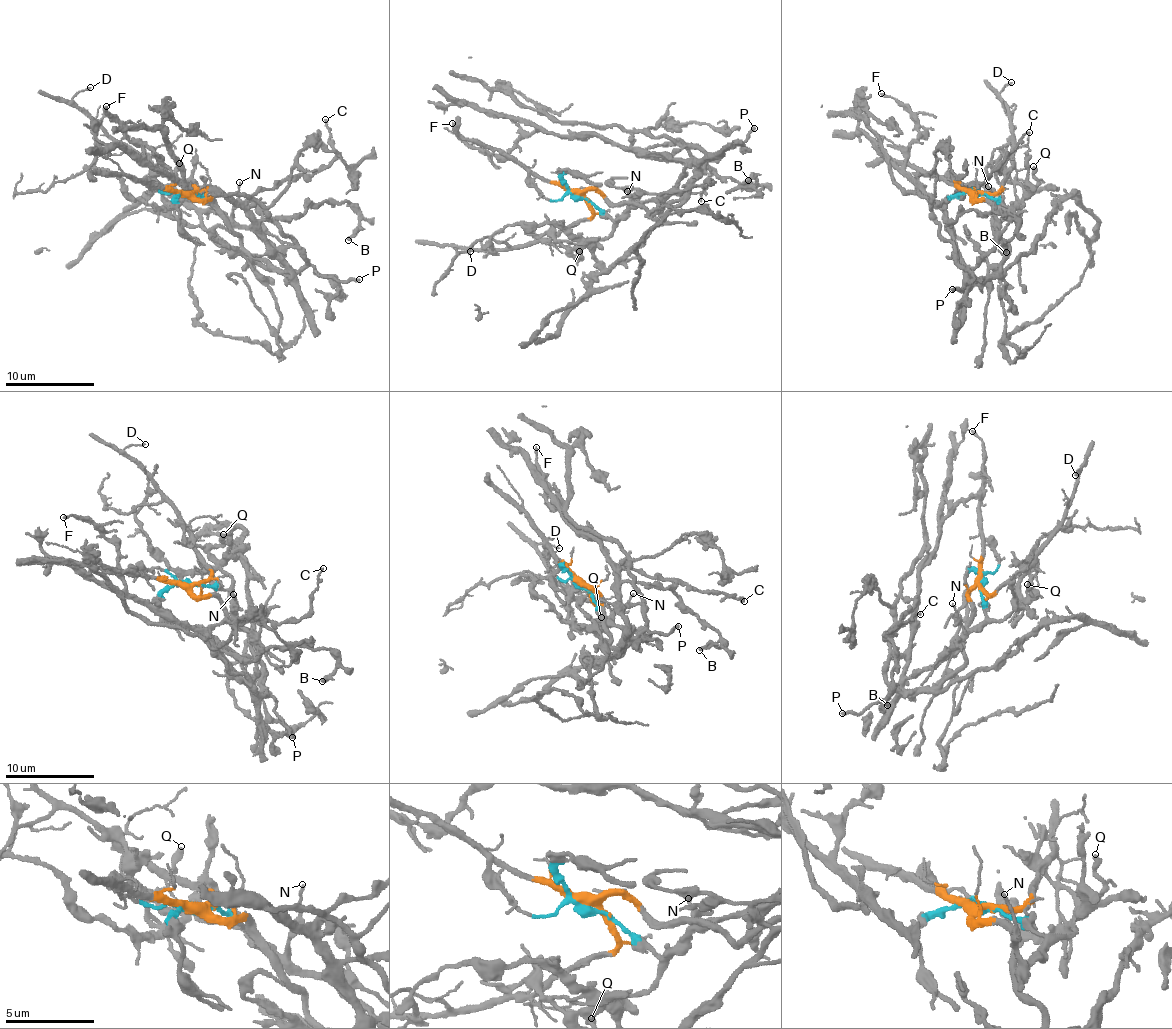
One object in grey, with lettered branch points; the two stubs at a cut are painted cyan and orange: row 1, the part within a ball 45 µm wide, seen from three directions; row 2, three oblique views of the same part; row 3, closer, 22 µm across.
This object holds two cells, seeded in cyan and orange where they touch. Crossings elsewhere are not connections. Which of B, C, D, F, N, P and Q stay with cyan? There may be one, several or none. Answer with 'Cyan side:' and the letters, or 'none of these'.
Cyan side: B, C, F, N, Q

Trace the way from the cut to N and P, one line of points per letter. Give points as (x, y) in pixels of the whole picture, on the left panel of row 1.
N: (186, 193), (199, 193), (225, 216), (234, 210), (240, 181)
P: (186, 193), (209, 197), (241, 245), (273, 268), (299, 271), (308, 265), (317, 274), (340, 281), (360, 280)

